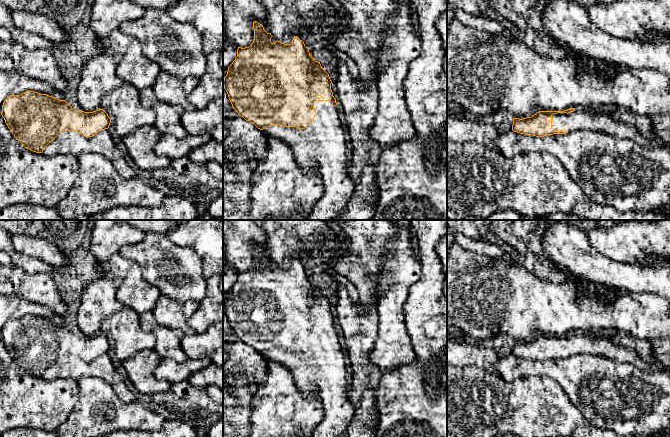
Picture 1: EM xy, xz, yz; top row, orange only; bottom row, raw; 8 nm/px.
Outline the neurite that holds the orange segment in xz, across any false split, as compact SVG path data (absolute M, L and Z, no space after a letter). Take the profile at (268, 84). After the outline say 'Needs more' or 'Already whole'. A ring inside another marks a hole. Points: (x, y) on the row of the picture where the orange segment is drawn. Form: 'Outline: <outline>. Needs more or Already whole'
Outline: M253 22L254 41L249 47L237 49L237 57L228 67L223 86L232 107L246 121L254 124L266 135L282 140L286 143L303 170L310 176L317 171L322 179L324 192L313 206L307 220L336 220L344 211L352 193L354 184L348 176L346 140L339 119L339 109L331 90L329 74L322 68L320 62L315 61L304 42L294 36L290 44L280 41L271 42L271 33L264 30L262 24Z. Needs more

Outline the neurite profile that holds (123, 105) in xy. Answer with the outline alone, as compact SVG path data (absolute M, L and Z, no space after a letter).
M126 82L102 98L100 109L111 118L120 137L131 134L139 127L153 125L156 118L154 111L142 105L139 90Z

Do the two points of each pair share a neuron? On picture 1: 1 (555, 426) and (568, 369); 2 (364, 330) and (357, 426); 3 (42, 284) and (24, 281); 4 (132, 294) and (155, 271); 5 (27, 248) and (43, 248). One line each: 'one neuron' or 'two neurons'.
1: two neurons
2: one neuron
3: one neuron
4: two neurons
5: one neuron

